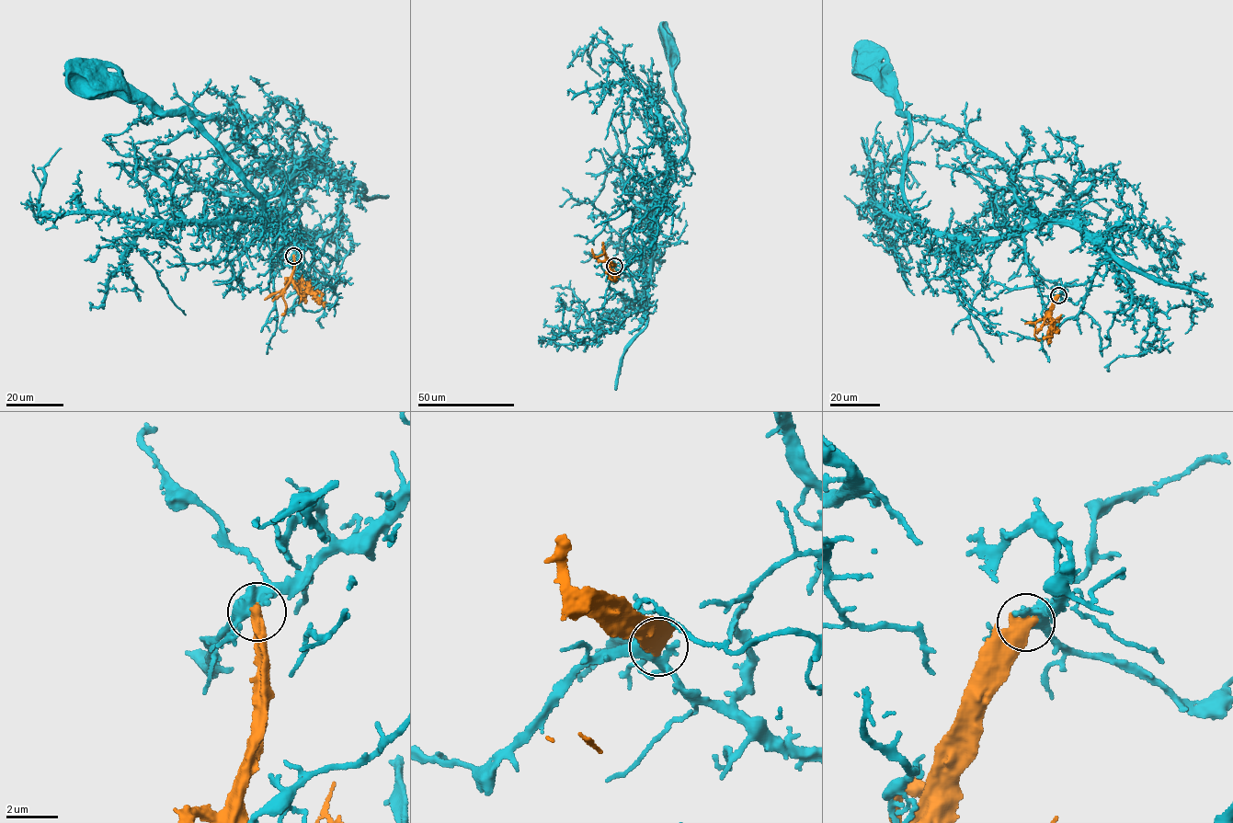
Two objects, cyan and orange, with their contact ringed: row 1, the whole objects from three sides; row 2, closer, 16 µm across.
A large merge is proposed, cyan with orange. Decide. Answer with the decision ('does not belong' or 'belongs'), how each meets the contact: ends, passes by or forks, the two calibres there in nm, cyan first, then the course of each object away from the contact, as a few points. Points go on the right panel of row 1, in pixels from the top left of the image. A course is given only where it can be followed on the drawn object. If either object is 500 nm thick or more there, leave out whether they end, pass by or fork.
does not belong; calibres 400 and 600 nm; course cyan (1058, 295), (1092, 276), (1106, 252), (1069, 226), (974, 238), (922, 225), (904, 190), (907, 117), (867, 65); course orange (1058, 295), (1050, 314), (1052, 327), (1059, 330), (1056, 333)

